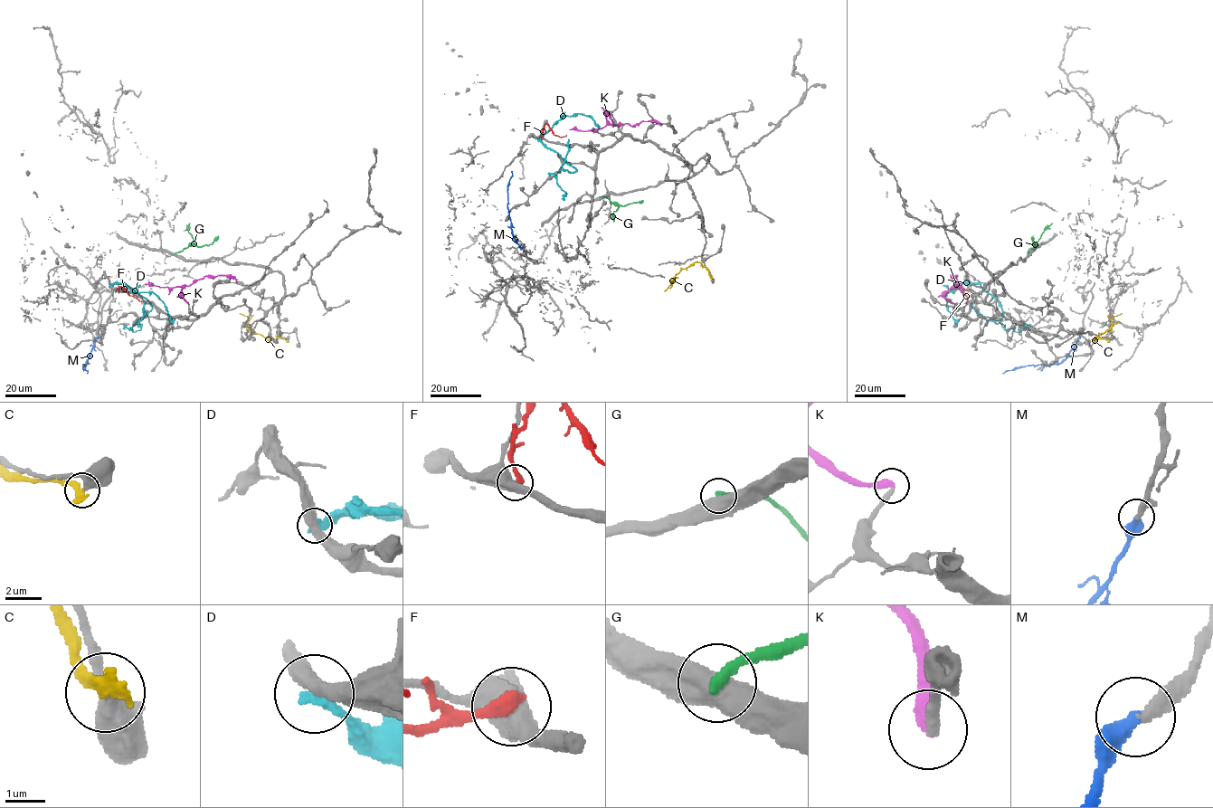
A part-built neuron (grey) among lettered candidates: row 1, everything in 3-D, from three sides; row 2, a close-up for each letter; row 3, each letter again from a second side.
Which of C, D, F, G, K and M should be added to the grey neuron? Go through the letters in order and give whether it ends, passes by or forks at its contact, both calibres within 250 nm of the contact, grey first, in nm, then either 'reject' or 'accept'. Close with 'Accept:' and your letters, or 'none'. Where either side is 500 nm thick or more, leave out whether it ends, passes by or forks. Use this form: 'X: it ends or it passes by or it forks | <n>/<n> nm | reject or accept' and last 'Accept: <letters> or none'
C: it ends | 380/360 nm | reject
D: it ends | 440/360 nm | reject
F: 600/400 nm | reject
G: 600/320 nm | reject
K: it ends | 280/440 nm | accept
M: it ends | 280/440 nm | accept
Accept: K, M

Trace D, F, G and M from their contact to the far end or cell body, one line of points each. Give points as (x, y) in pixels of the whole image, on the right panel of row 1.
D: (968, 285), (979, 283), (999, 302), (1004, 327), (1018, 331), (1031, 324)
F: (968, 289), (954, 287), (968, 298), (966, 304)
G: (1028, 254), (1028, 251), (1037, 246), (1033, 244), (1033, 235)
M: (1079, 336), (1075, 346), (1060, 363), (1016, 366), (1001, 373)

